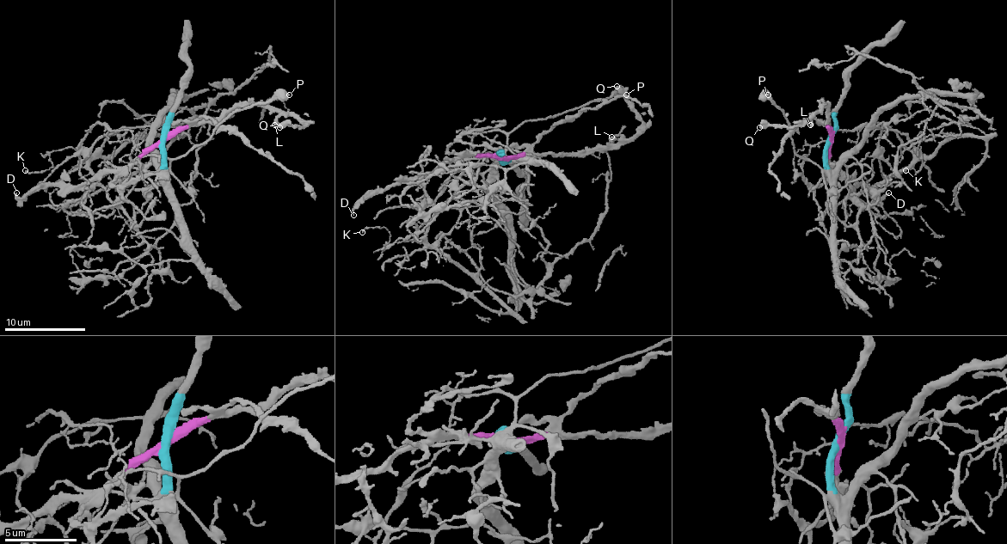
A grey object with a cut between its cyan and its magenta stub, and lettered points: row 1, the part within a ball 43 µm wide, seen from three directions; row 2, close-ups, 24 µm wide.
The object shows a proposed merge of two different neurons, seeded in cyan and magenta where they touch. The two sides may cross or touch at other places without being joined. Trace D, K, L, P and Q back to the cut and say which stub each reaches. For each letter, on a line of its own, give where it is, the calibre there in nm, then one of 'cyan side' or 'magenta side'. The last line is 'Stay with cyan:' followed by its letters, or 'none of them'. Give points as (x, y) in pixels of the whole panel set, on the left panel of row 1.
D: (16, 192) | 200 nm | magenta side
K: (25, 170) | 150 nm | cyan side
L: (274, 125) | 340 nm | magenta side
P: (289, 94) | 440 nm | cyan side
Q: (279, 127) | 500 nm | magenta side
Stay with cyan: K, P

